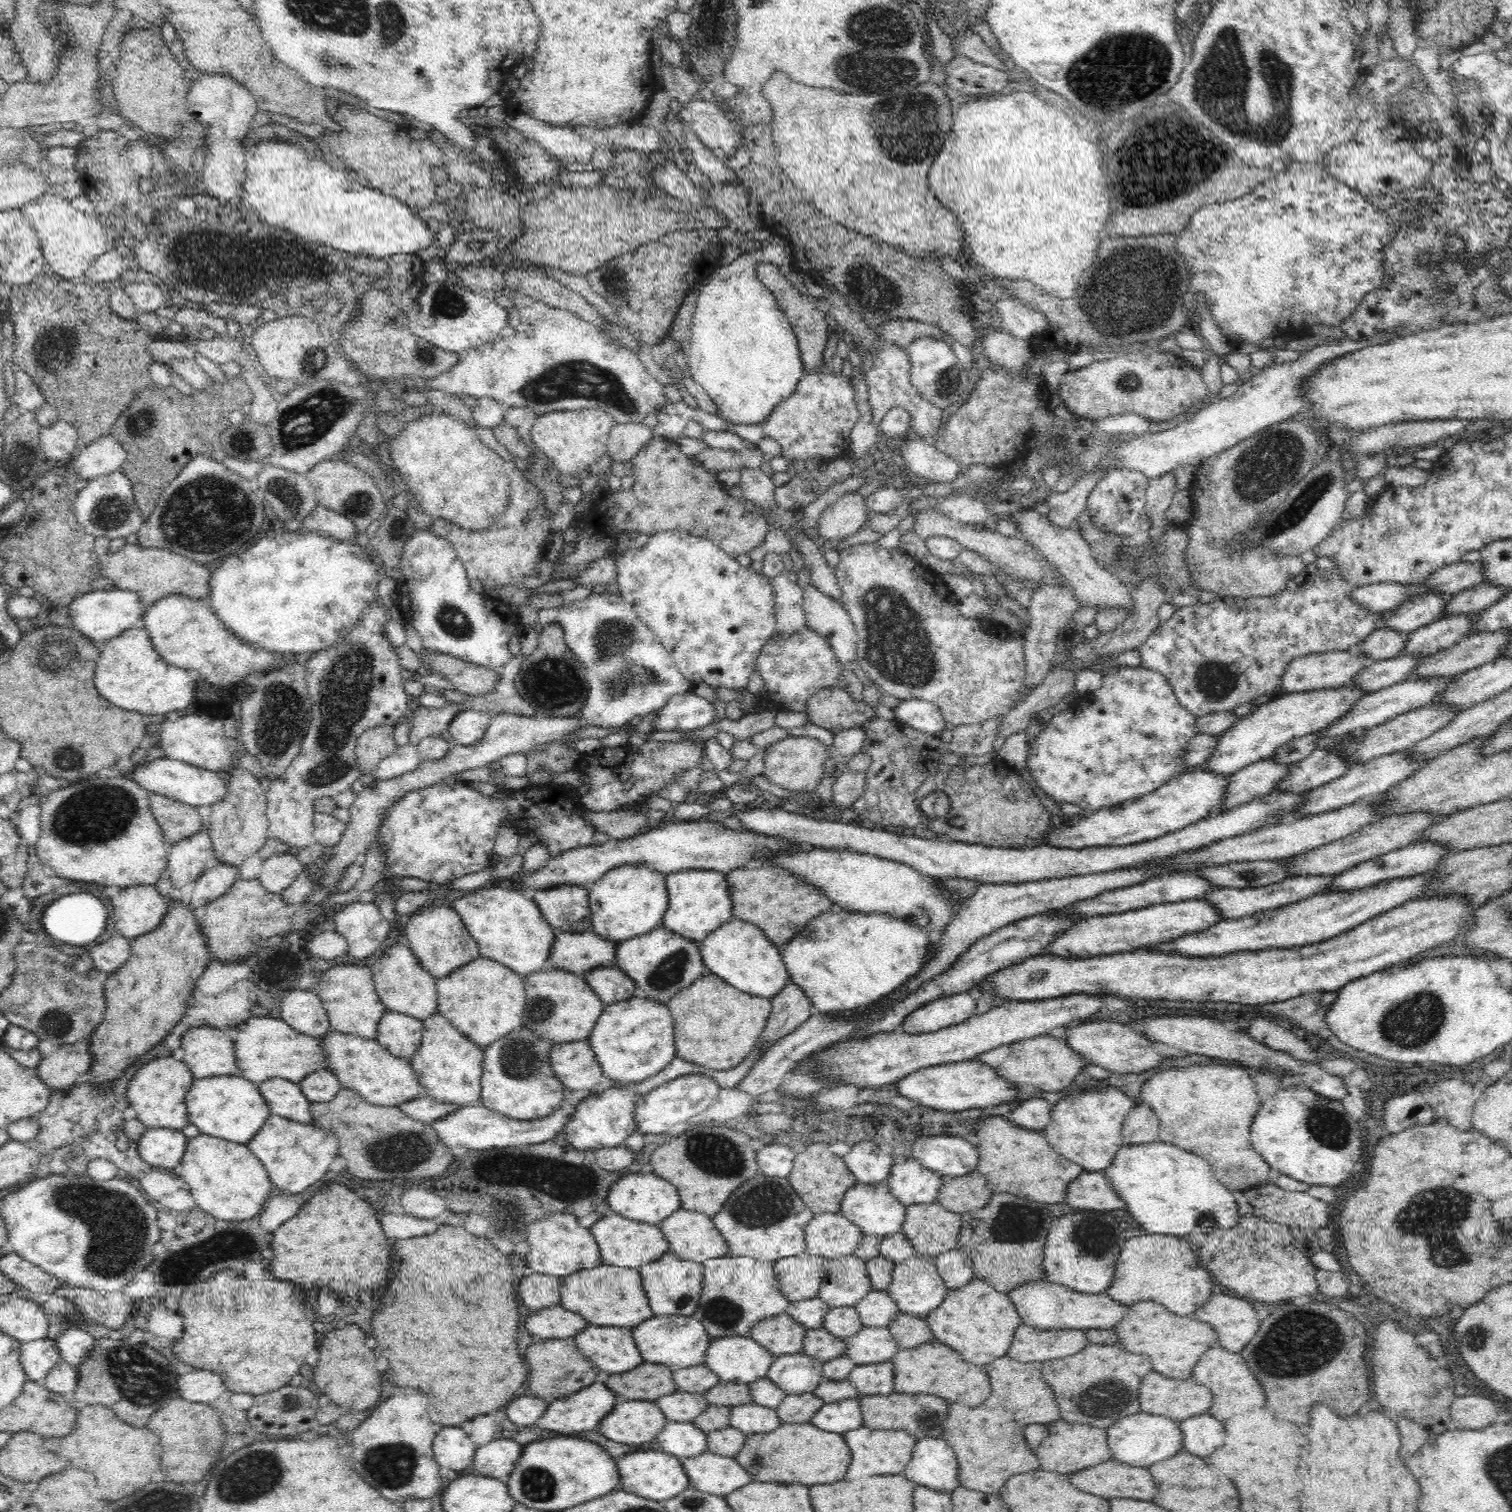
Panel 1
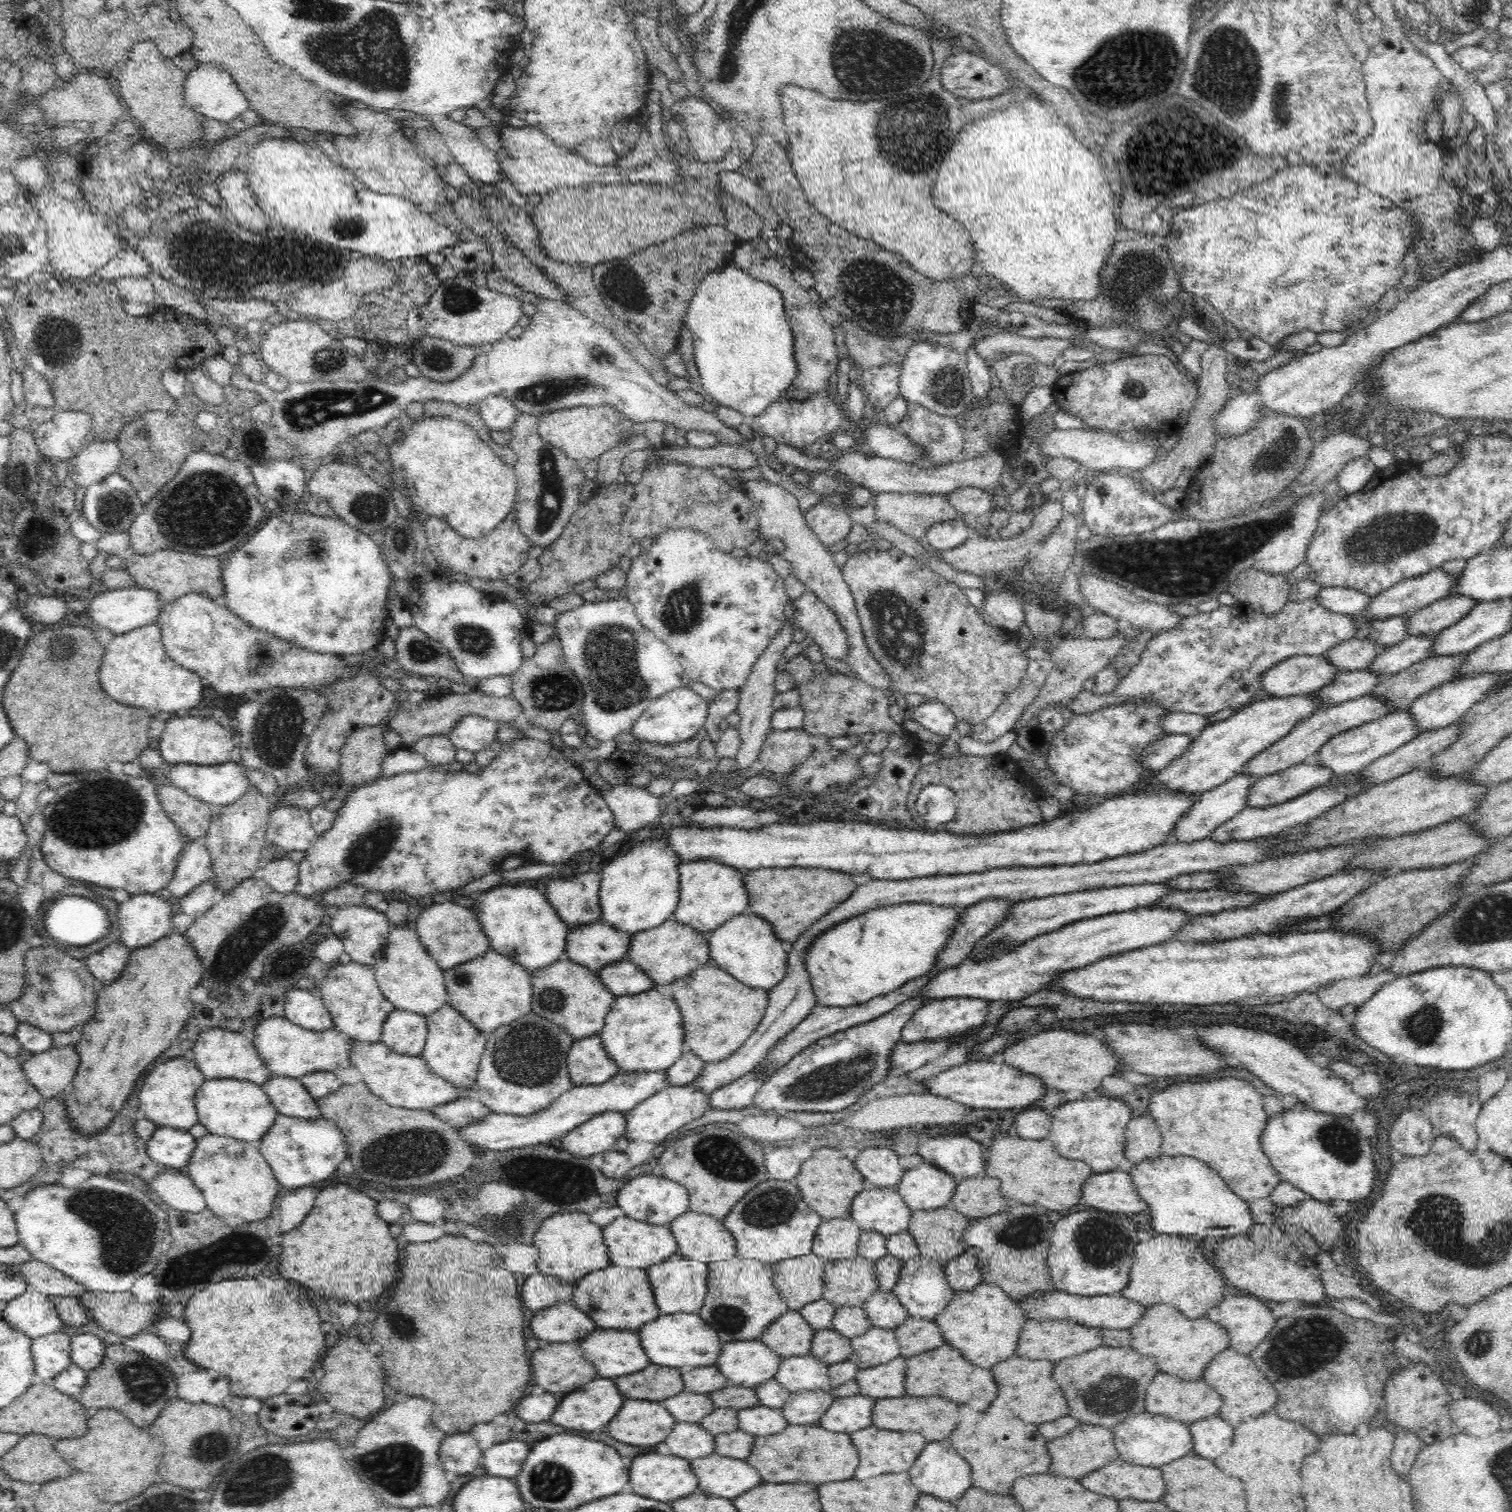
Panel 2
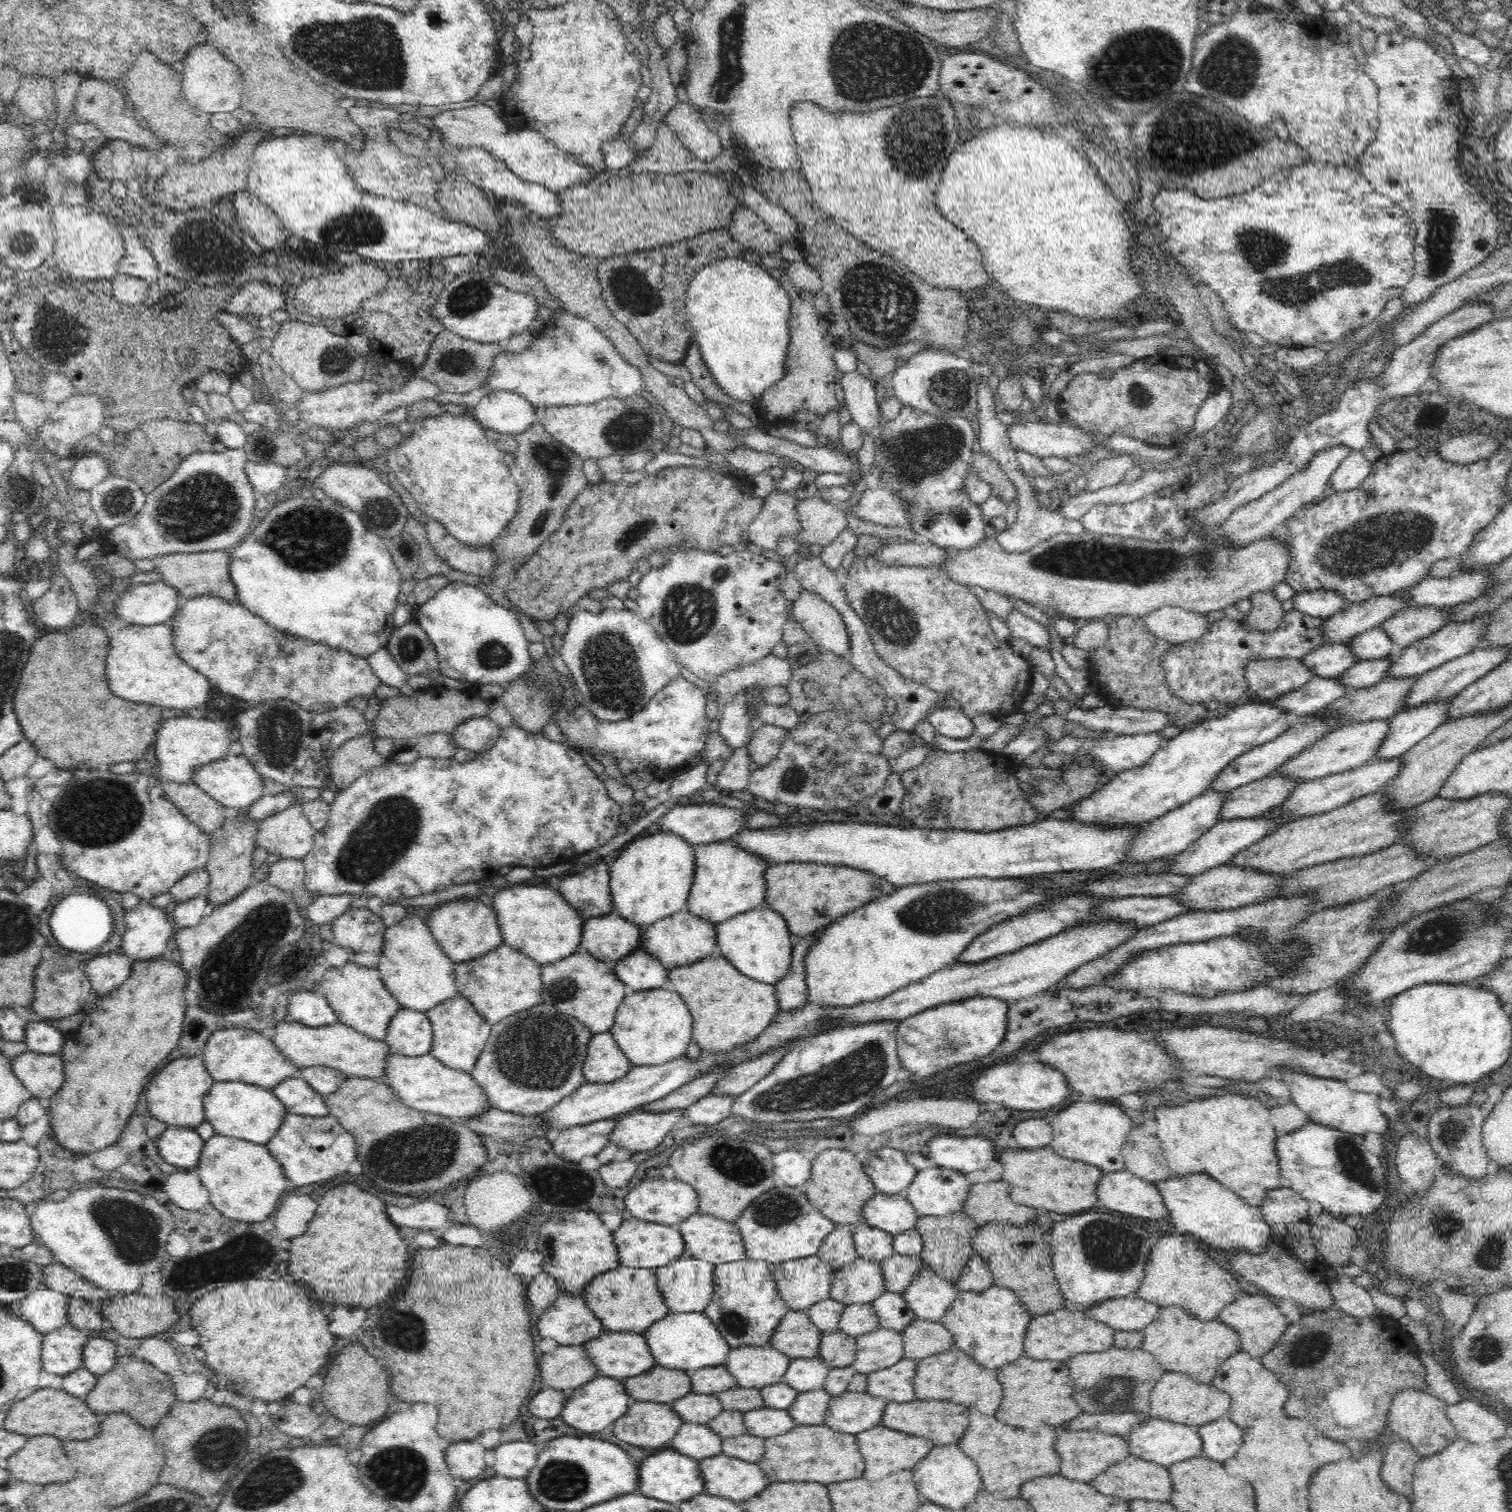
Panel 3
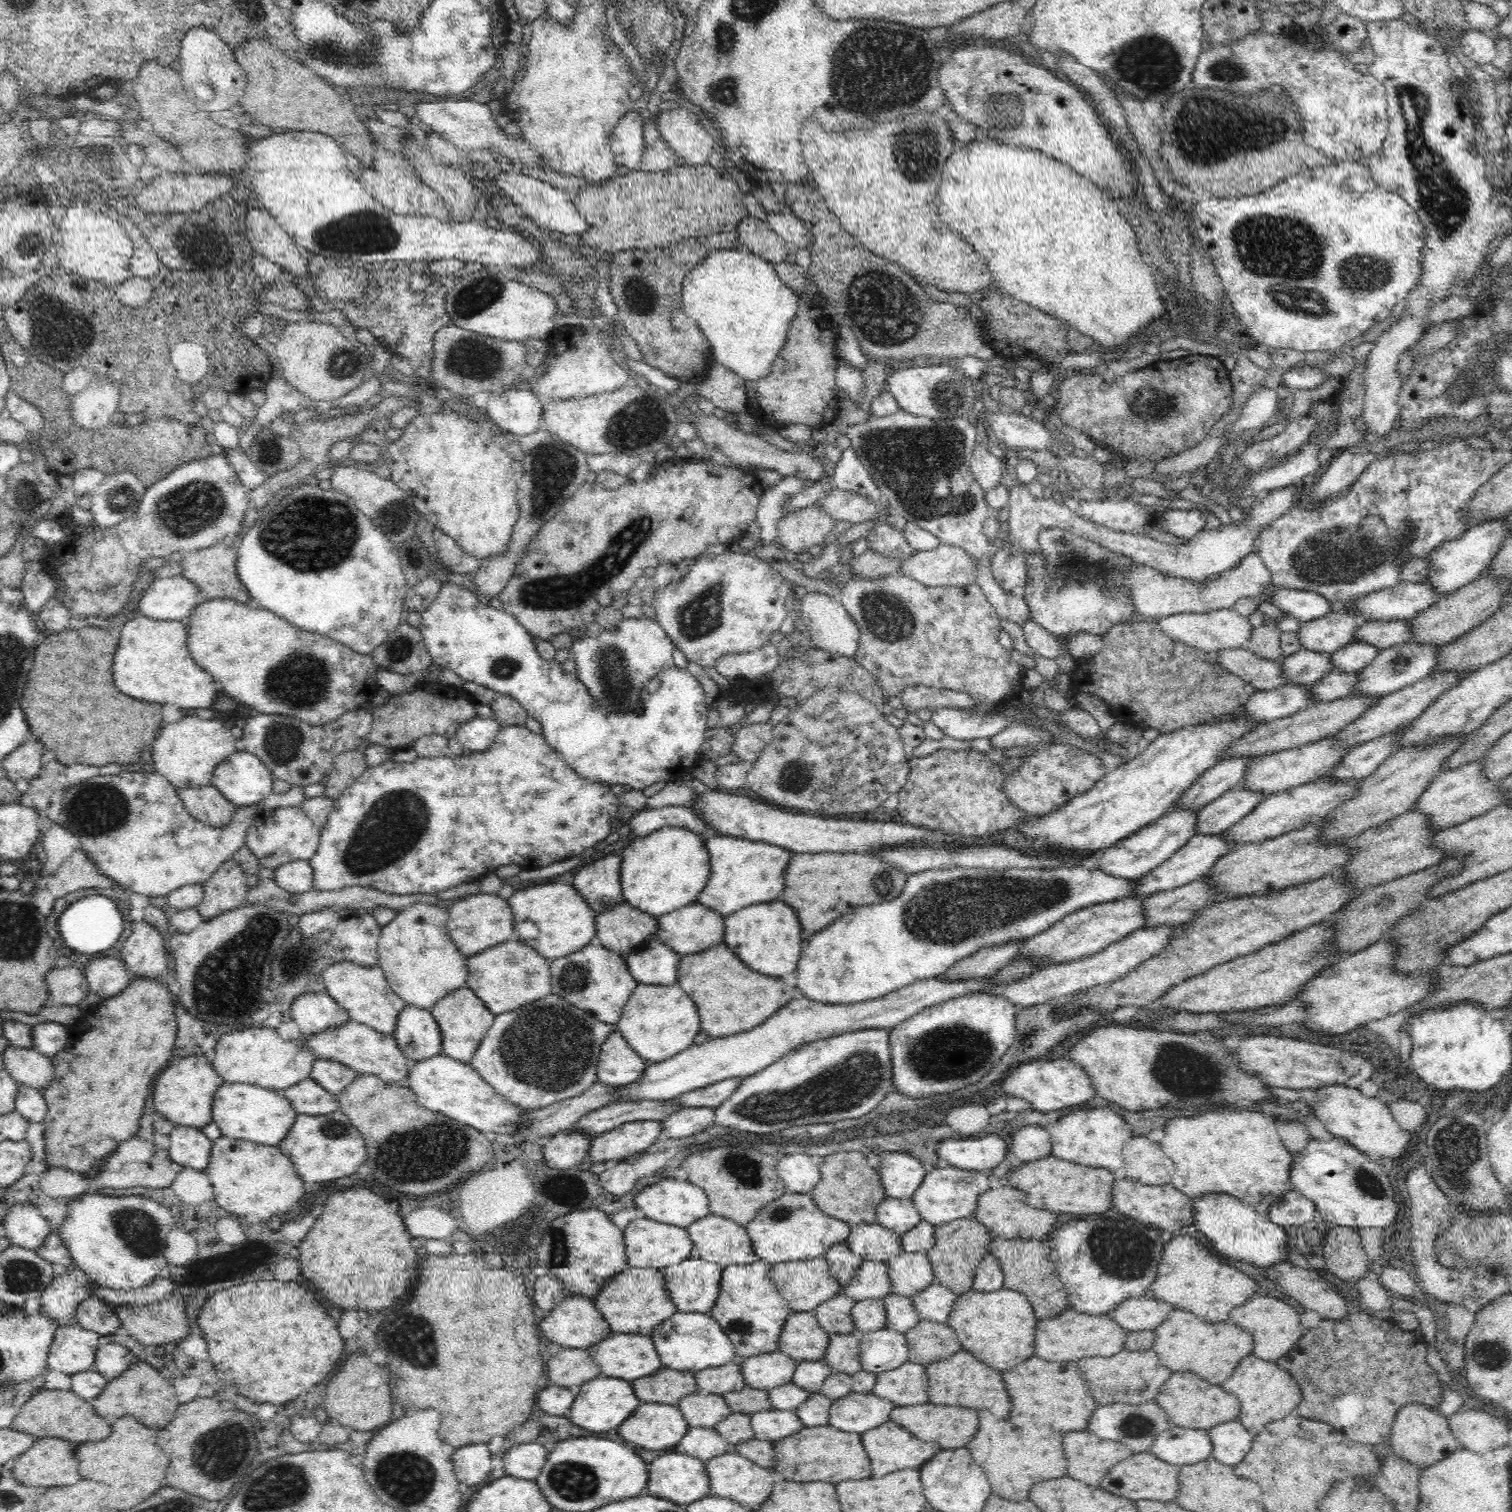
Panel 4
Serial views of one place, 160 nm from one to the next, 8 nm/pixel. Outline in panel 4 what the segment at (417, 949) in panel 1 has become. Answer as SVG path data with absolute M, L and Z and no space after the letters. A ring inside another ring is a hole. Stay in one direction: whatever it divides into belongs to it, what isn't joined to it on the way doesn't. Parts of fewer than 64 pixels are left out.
M477 893L448 903L447 931L464 956L471 957L487 948L517 937L514 913L508 901L497 894Z

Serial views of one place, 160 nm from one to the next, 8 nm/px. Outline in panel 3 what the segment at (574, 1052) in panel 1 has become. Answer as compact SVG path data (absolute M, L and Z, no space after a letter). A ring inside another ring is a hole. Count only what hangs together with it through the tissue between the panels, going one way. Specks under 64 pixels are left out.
M610 1031L592 1035L587 1046L582 1072L586 1083L611 1083L634 1067Z

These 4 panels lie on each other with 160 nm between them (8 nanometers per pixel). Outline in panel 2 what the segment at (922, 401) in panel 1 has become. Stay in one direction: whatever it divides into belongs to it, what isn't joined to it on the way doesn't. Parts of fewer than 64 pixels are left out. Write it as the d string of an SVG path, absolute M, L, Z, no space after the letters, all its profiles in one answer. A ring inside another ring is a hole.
M884 362L883 365L880 365L879 367L870 367L861 371L865 384L865 390L868 393L868 398L879 414L880 411L885 409L895 398L900 397L900 368L900 363L886 364ZM910 403L907 410L898 429L916 445L924 447L924 457L930 466L937 466L944 458L954 460L961 456L964 431L959 418L936 414L916 403Z

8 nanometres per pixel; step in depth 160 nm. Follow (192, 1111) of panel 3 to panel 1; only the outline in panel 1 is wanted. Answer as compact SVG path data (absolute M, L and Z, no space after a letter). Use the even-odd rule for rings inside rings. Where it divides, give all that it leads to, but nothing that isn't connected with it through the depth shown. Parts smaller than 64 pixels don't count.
M172 1056L158 1057L158 1060L144 1064L144 1068L137 1070L127 1086L129 1104L138 1114L136 1119L147 1129L172 1128L182 1131L190 1124L185 1100L195 1079L188 1066Z

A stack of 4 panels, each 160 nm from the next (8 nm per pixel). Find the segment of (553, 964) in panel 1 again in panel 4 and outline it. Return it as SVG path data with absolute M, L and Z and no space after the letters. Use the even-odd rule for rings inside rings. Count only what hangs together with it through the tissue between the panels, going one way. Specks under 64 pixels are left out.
M626 902L598 914L595 921L595 942L624 956L657 934L657 918L640 912Z

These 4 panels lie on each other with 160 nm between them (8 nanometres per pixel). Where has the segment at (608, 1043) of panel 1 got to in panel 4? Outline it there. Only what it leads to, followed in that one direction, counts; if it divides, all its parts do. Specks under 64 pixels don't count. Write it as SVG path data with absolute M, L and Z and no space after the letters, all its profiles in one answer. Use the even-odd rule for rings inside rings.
M639 984L630 995L617 1030L628 1044L648 1064L672 1058L694 1045L700 1030L700 1015L696 1003L678 985Z

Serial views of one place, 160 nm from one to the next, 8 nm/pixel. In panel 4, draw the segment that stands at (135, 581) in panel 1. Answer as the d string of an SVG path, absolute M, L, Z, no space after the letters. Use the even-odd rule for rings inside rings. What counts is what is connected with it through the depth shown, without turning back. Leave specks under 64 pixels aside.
M218 543L208 548L202 548L197 551L190 551L179 556L181 559L181 575L191 580L200 592L202 601L214 599L232 599L240 604L252 604L252 598L248 594L246 587L238 578L236 561L236 548L226 548L228 543Z

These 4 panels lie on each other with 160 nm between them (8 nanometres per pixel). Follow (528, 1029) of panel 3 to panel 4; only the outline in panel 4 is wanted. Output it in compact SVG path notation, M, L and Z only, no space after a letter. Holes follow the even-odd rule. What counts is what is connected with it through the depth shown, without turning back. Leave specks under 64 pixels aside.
M550 993L512 1012L495 1015L492 1026L474 1052L469 1065L508 1102L526 1111L542 1109L582 1094L597 1081L601 1046L607 1036L616 1030L616 1024L604 1024L592 1013L580 1010L557 994Z

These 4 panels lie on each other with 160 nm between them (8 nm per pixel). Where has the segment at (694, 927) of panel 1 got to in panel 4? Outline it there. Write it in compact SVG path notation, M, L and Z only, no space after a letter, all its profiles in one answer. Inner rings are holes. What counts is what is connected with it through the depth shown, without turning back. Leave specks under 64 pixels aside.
M710 834L706 837L705 843L710 855L711 873L703 891L697 896L699 904L718 912L722 917L726 917L747 906L774 901L784 890L784 873L788 861L794 854L789 849L766 844L762 841L756 842L722 834Z

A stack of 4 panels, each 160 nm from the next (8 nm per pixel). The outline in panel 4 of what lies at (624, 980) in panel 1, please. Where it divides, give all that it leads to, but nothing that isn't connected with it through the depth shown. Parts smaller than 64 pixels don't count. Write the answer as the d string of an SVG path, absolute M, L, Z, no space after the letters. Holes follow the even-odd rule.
M656 937L625 956L629 971L639 984L654 985L677 983L679 958L678 953Z

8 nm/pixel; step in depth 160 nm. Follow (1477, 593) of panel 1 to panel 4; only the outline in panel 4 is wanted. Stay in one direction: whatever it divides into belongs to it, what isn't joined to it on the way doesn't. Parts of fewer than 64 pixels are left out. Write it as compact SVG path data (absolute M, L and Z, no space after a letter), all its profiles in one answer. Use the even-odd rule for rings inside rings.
M1368 620L1359 625L1354 642L1372 644L1379 651L1408 643L1413 627L1407 620Z

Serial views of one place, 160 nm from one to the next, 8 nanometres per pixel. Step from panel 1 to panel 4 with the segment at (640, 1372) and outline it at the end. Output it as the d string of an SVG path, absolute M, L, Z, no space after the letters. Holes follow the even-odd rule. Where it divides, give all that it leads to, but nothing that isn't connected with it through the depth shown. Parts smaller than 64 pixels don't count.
M658 1368L652 1376L634 1380L634 1392L640 1400L658 1404L676 1405L686 1395L698 1392L695 1373L676 1372L670 1368Z

